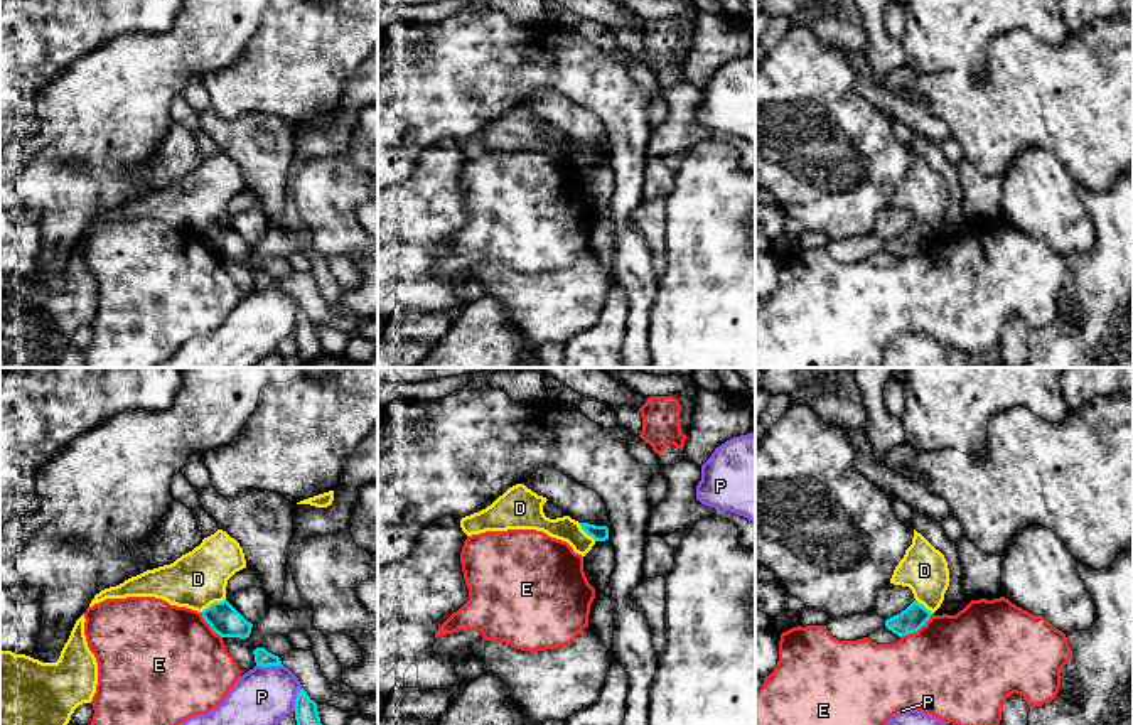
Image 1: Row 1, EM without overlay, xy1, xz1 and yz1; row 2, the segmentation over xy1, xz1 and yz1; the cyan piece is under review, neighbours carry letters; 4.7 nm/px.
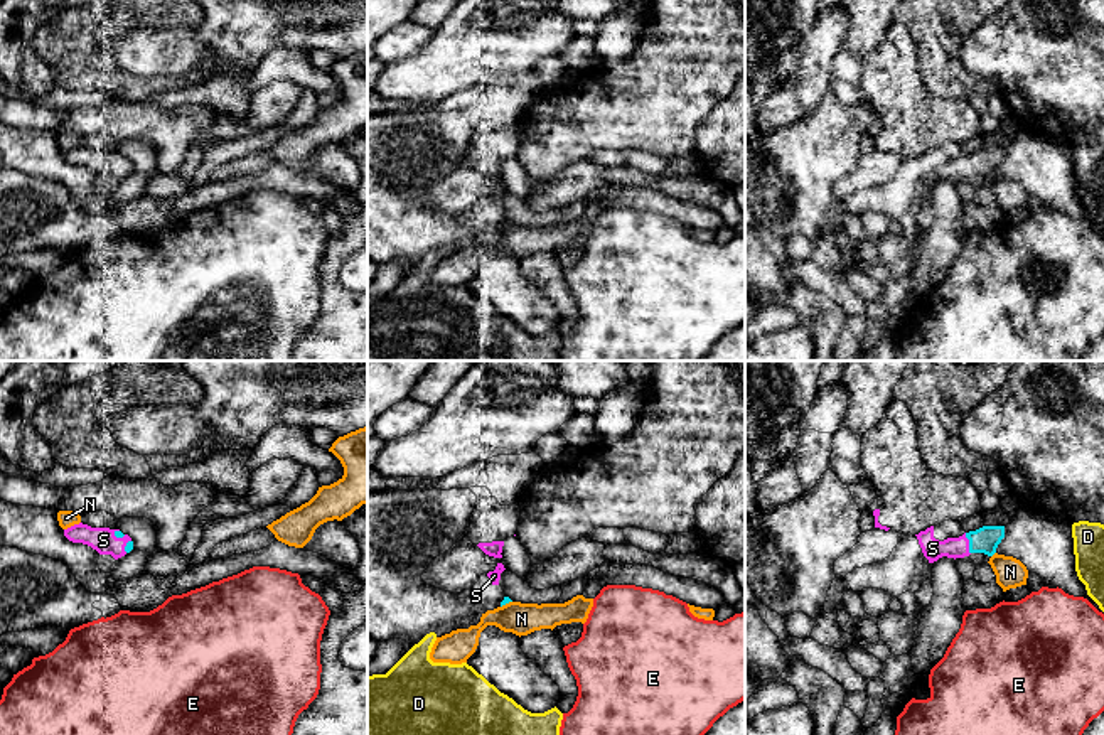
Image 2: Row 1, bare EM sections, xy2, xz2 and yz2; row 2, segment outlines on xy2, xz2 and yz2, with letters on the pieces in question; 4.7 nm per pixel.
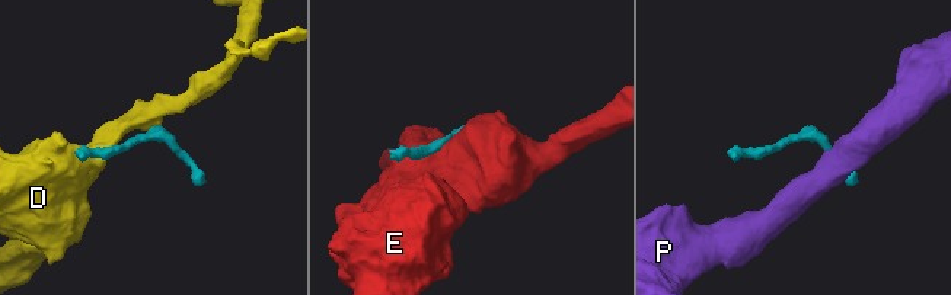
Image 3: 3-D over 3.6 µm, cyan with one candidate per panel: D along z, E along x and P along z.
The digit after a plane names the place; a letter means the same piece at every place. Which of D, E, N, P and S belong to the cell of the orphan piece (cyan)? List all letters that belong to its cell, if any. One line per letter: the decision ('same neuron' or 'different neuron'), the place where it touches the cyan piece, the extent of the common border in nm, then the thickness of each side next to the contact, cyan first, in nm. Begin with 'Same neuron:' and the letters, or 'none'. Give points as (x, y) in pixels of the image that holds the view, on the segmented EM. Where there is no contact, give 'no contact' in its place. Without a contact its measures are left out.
Same neuron: S
D: different neuron; contact xy1 (214, 602); length 140 nm; calibres 150 and 280 nm
E: different neuron; contact yz1 (916, 631); length 200 nm; calibres 120 and 500 nm
N: different neuron; contact yz2 (993, 553); length 40 nm; calibres 130 and 140 nm
P: different neuron; contact xy1 (270, 665); length 130 nm; calibres 80 and 280 nm
S: same neuron; contact yz2 (970, 543); length 110 nm; calibres 130 and 100 nm

